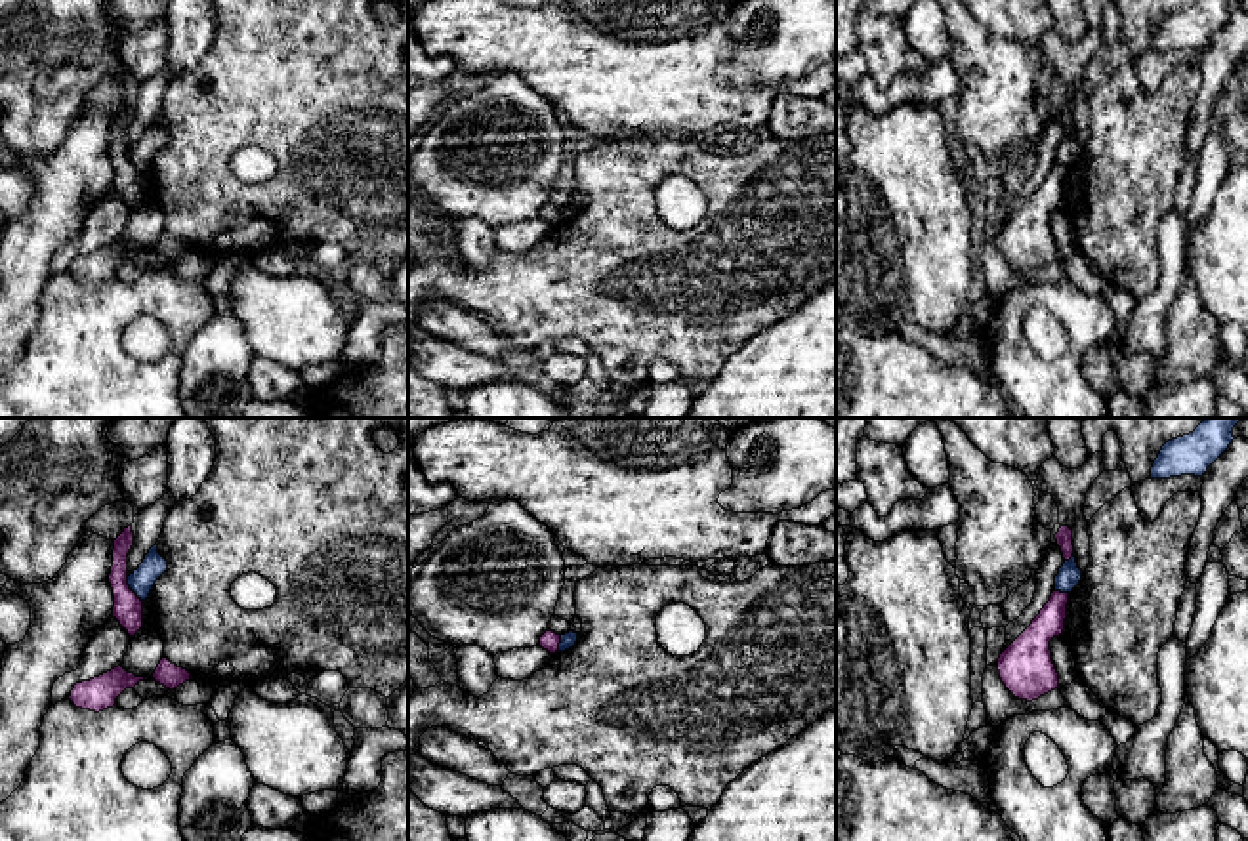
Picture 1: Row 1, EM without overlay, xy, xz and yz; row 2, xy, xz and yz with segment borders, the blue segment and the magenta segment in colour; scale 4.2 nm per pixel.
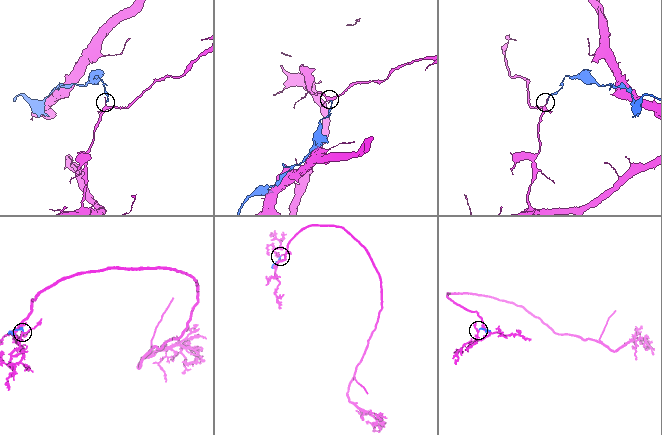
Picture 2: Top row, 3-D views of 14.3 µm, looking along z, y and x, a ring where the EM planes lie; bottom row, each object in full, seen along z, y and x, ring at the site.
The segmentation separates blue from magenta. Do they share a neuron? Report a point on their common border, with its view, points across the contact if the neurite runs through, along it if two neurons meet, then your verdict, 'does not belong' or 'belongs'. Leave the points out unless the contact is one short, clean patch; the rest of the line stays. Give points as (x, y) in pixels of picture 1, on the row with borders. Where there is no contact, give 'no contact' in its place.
meets blue in xy at (130, 588); does not belong

